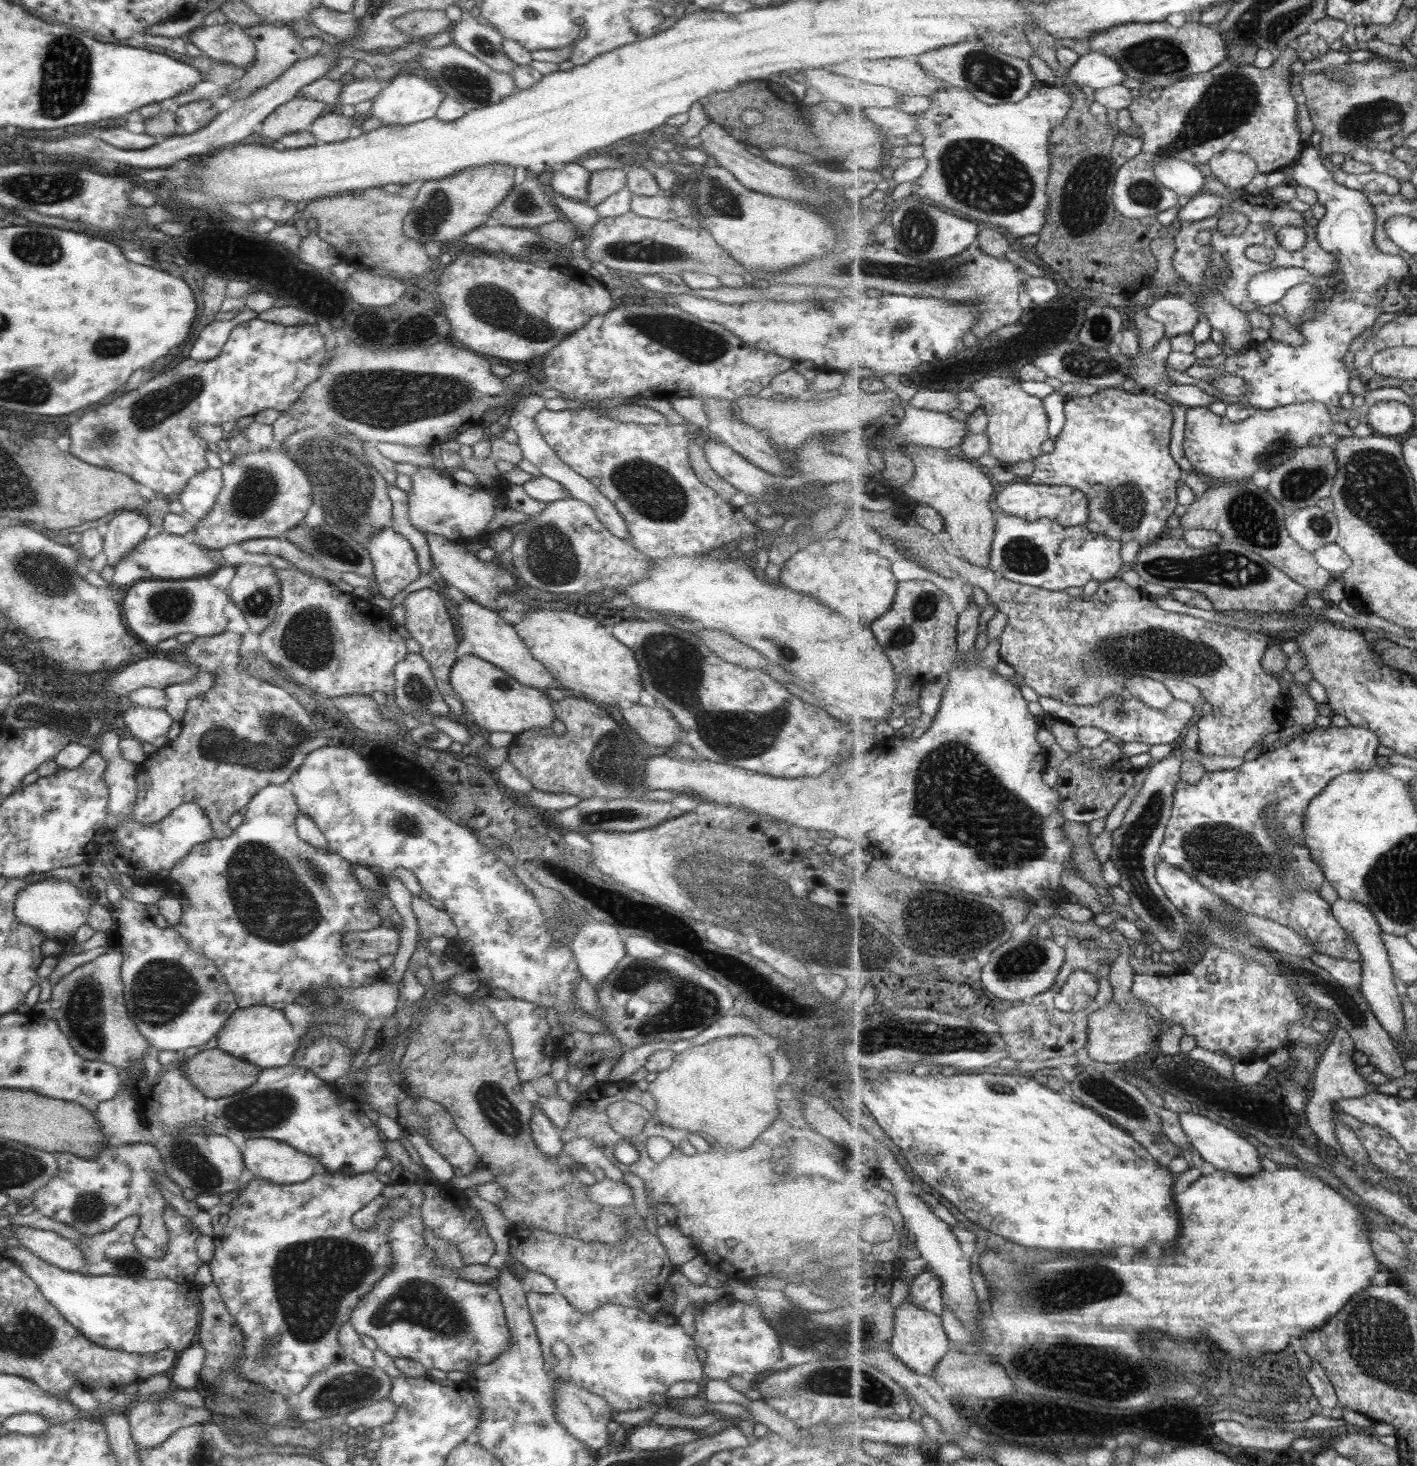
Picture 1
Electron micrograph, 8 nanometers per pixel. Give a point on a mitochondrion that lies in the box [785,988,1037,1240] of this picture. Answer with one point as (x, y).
(876, 1036)

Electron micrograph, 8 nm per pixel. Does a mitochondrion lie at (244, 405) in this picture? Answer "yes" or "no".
no

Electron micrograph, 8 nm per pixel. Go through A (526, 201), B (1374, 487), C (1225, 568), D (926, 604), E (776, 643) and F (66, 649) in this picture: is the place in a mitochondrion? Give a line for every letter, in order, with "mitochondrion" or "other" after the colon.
A: mitochondrion
B: mitochondrion
C: mitochondrion
D: mitochondrion
E: mitochondrion
F: other

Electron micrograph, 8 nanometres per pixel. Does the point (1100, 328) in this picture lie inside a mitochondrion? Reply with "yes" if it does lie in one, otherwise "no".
yes

